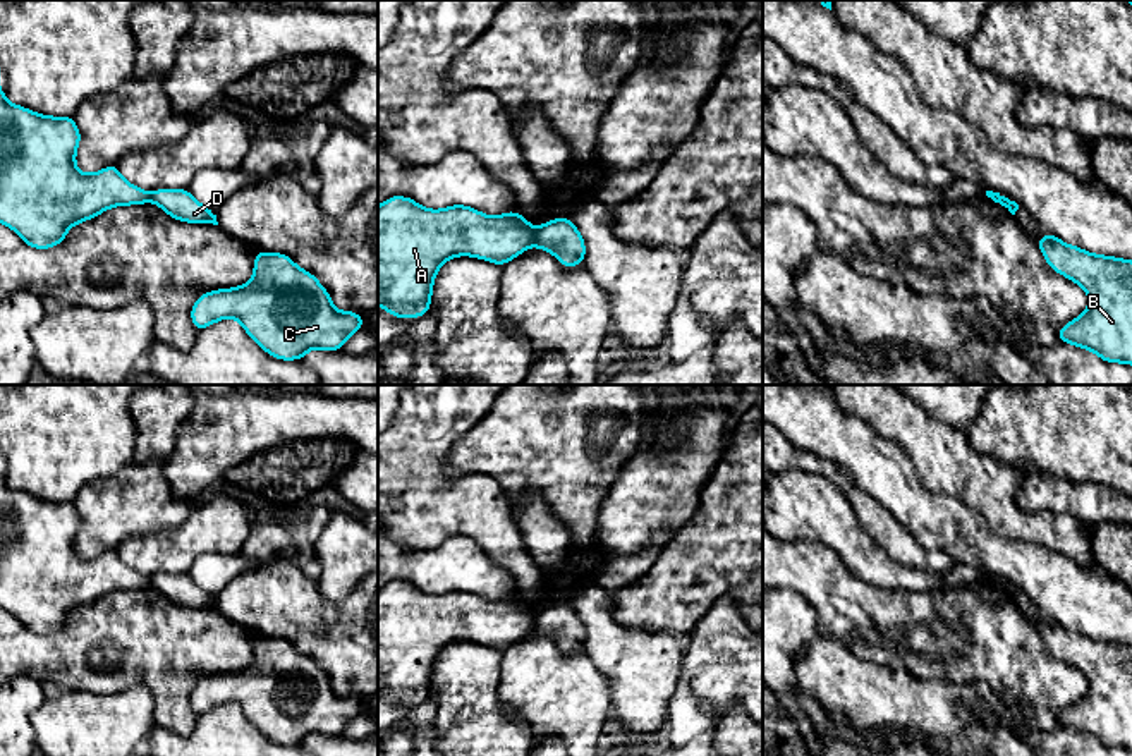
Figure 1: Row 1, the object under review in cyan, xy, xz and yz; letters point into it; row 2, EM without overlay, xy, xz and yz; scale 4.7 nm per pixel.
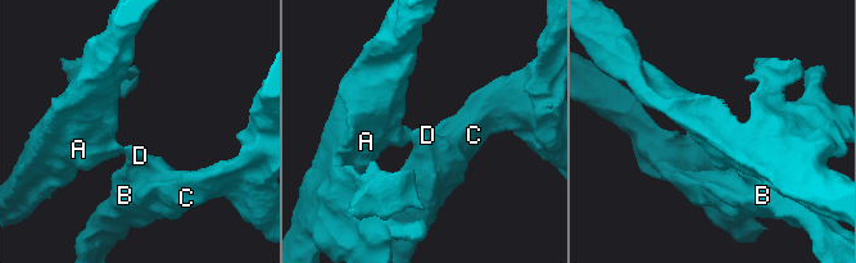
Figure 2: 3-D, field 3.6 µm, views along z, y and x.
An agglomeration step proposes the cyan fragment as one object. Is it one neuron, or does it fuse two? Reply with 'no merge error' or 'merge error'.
merge error

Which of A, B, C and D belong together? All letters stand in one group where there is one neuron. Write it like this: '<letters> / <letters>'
A / B C D

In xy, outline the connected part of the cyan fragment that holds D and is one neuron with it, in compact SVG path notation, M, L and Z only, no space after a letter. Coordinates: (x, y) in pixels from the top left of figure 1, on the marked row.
M156 189L149 201L179 222L218 225L215 211L203 206L187 189Z

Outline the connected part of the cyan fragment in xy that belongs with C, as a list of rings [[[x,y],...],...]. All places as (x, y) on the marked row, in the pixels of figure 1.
[[[265,251],[256,253],[247,284],[210,290],[191,309],[192,325],[199,332],[225,318],[237,320],[265,352],[283,361],[302,359],[311,349],[340,351],[364,326],[361,314],[338,311],[332,304],[328,290],[313,273],[299,268],[287,254]]]

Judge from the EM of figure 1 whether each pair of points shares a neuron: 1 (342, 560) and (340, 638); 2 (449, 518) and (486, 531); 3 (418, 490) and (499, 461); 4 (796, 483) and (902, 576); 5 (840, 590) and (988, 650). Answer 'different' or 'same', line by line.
1: different
2: same
3: different
4: same
5: same

